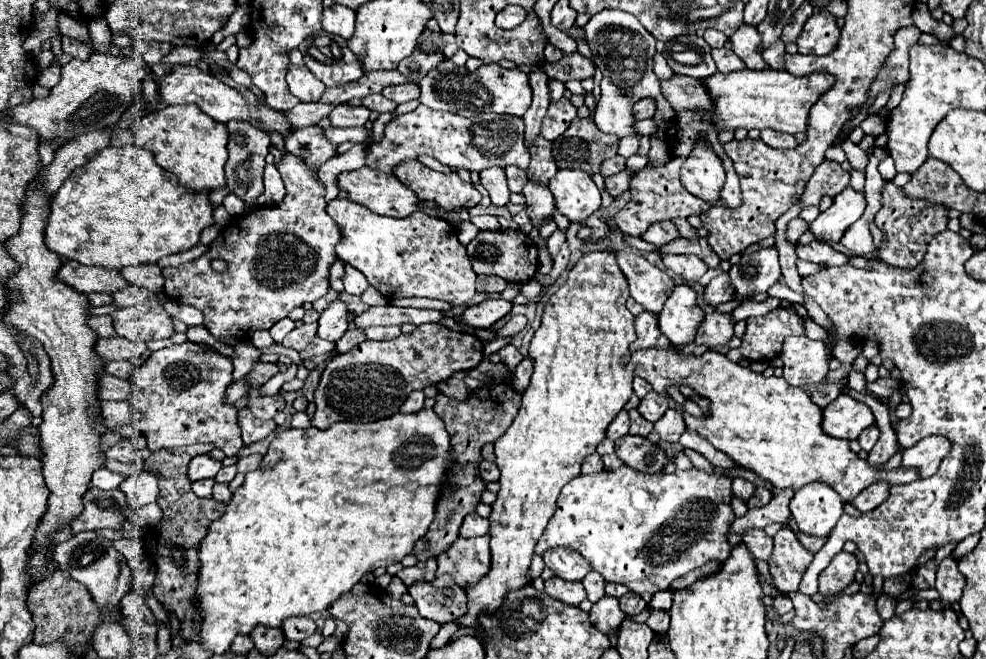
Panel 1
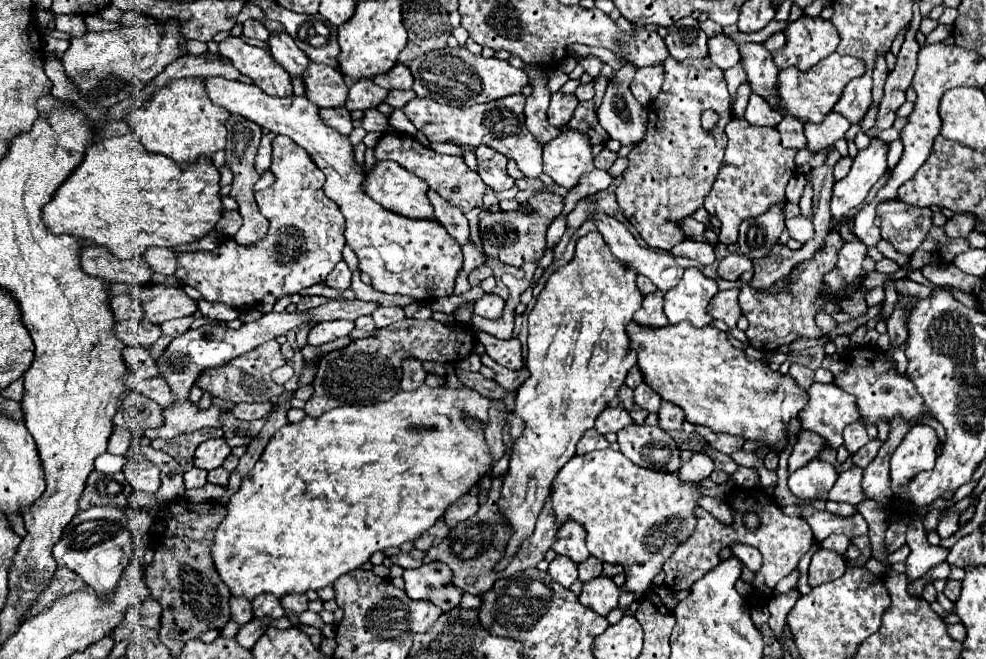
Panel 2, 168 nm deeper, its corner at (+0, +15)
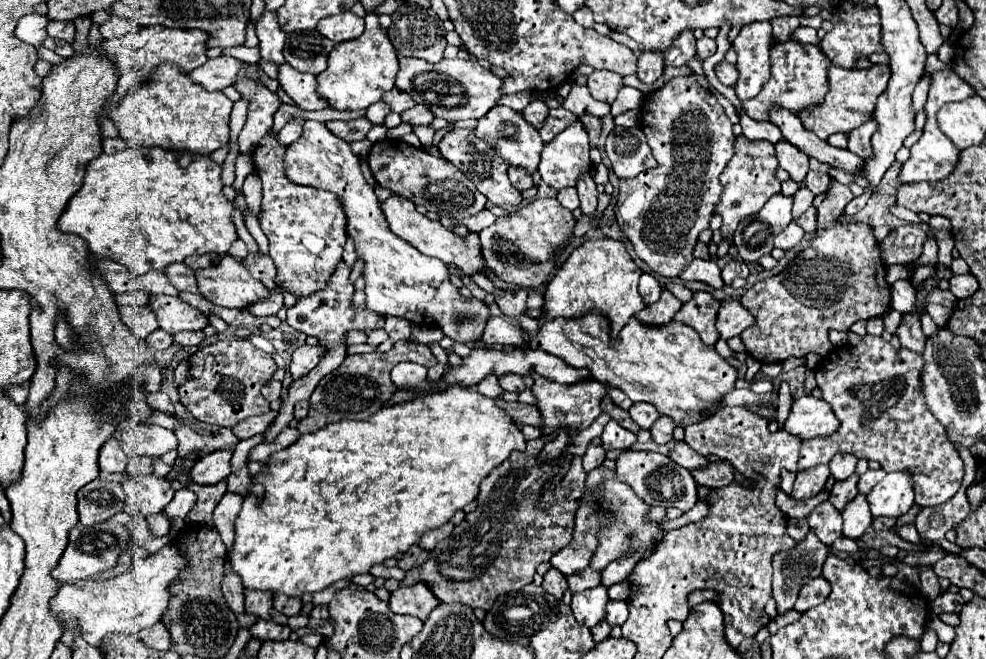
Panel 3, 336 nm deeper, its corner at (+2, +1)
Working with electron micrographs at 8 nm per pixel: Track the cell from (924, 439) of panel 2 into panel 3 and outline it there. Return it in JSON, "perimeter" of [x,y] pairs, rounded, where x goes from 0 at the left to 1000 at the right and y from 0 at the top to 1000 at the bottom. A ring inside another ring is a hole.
{"perimeter":[[[903,716],[890,731],[880,750],[884,783],[915,783],[927,765],[927,747],[923,737],[923,722],[915,716]]]}

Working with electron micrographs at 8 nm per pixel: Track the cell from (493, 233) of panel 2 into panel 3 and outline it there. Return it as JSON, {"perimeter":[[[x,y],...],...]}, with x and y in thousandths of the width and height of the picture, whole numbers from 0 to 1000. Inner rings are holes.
{"perimeter":[[[544,300],[535,313],[529,313],[525,322],[519,322],[511,331],[505,331],[499,343],[487,352],[493,404],[515,431],[527,437],[548,437],[564,407],[564,379],[572,367],[578,367],[582,340],[584,331],[580,328],[580,322],[568,313],[564,300]]]}

